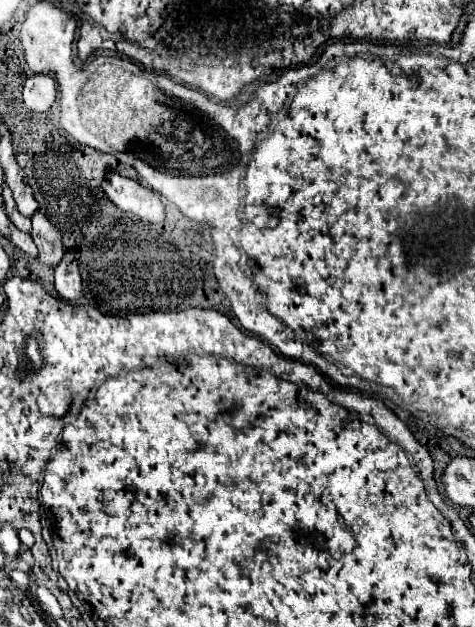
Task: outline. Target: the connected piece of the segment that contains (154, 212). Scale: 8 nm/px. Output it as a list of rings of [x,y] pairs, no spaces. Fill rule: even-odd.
[[[110,171],[106,173],[102,187],[108,199],[112,199],[112,203],[118,209],[134,213],[142,221],[148,221],[148,223],[164,221],[164,205],[160,197],[152,189],[140,185],[138,181]]]

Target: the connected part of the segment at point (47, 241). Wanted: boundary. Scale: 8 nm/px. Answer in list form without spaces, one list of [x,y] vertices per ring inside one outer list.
[[[36,211],[32,215],[32,231],[30,233],[32,233],[32,239],[34,239],[36,247],[38,247],[40,261],[56,267],[64,257],[60,231],[56,231],[56,227],[48,221],[46,215]]]

